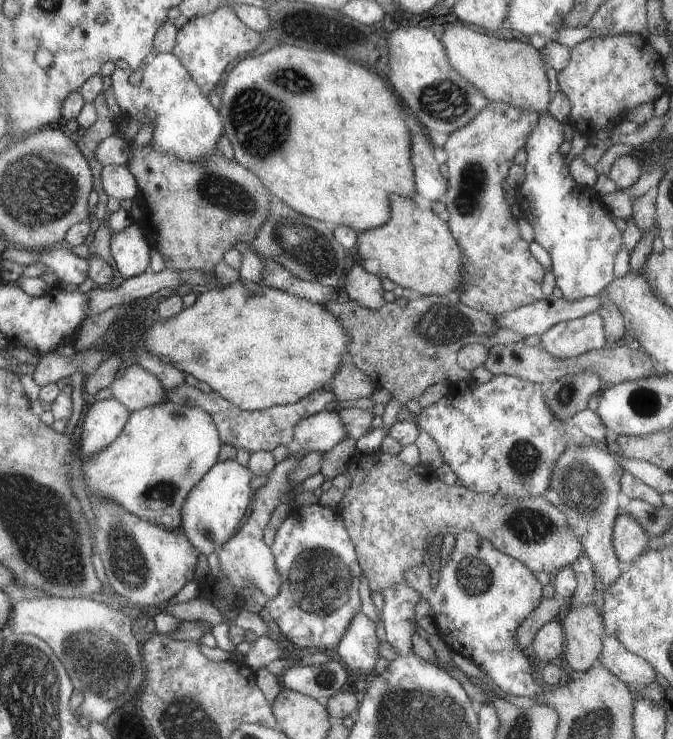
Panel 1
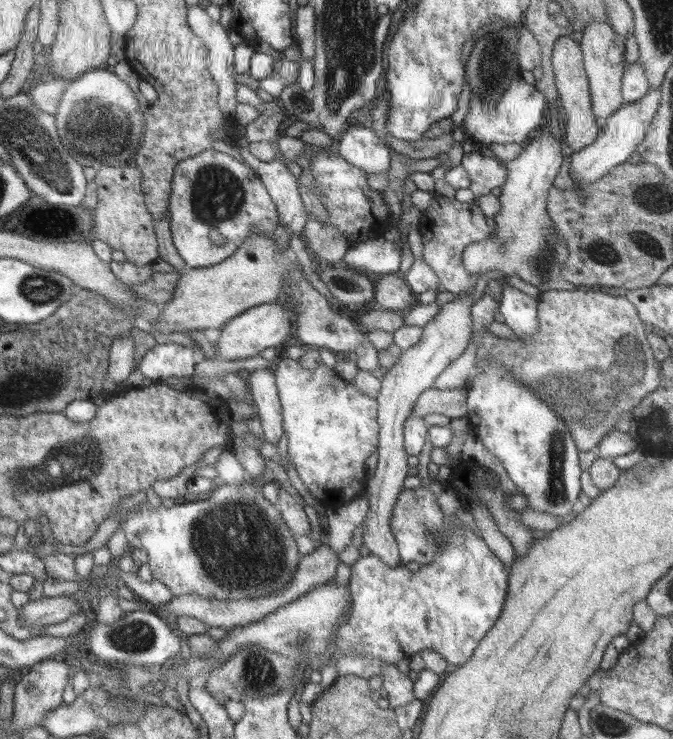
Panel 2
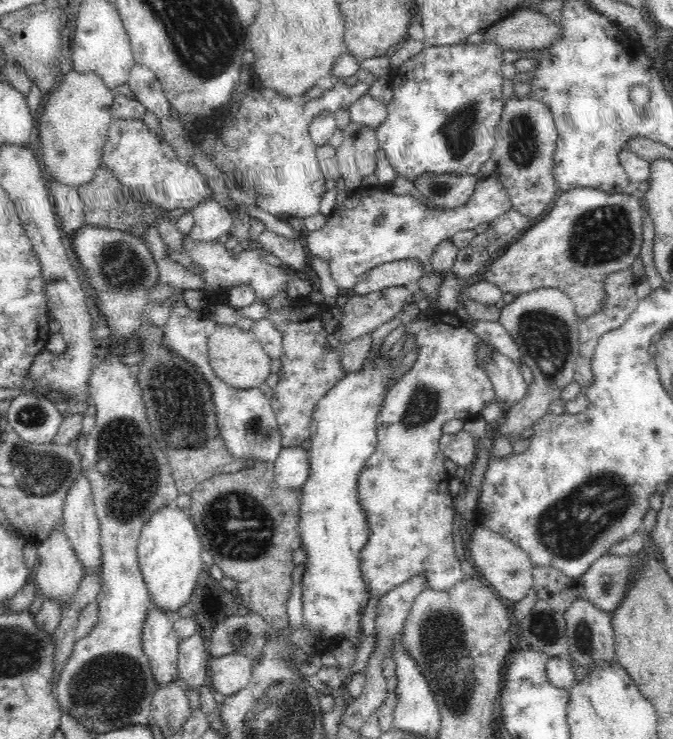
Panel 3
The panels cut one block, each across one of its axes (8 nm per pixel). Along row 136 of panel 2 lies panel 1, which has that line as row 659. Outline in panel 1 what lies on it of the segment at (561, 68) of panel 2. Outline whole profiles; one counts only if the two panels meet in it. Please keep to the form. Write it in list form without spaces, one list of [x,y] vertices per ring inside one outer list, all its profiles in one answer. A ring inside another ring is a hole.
[[[589,606],[573,608],[563,616],[561,630],[565,638],[565,652],[561,658],[575,672],[587,672],[603,650],[605,626],[599,610]]]

